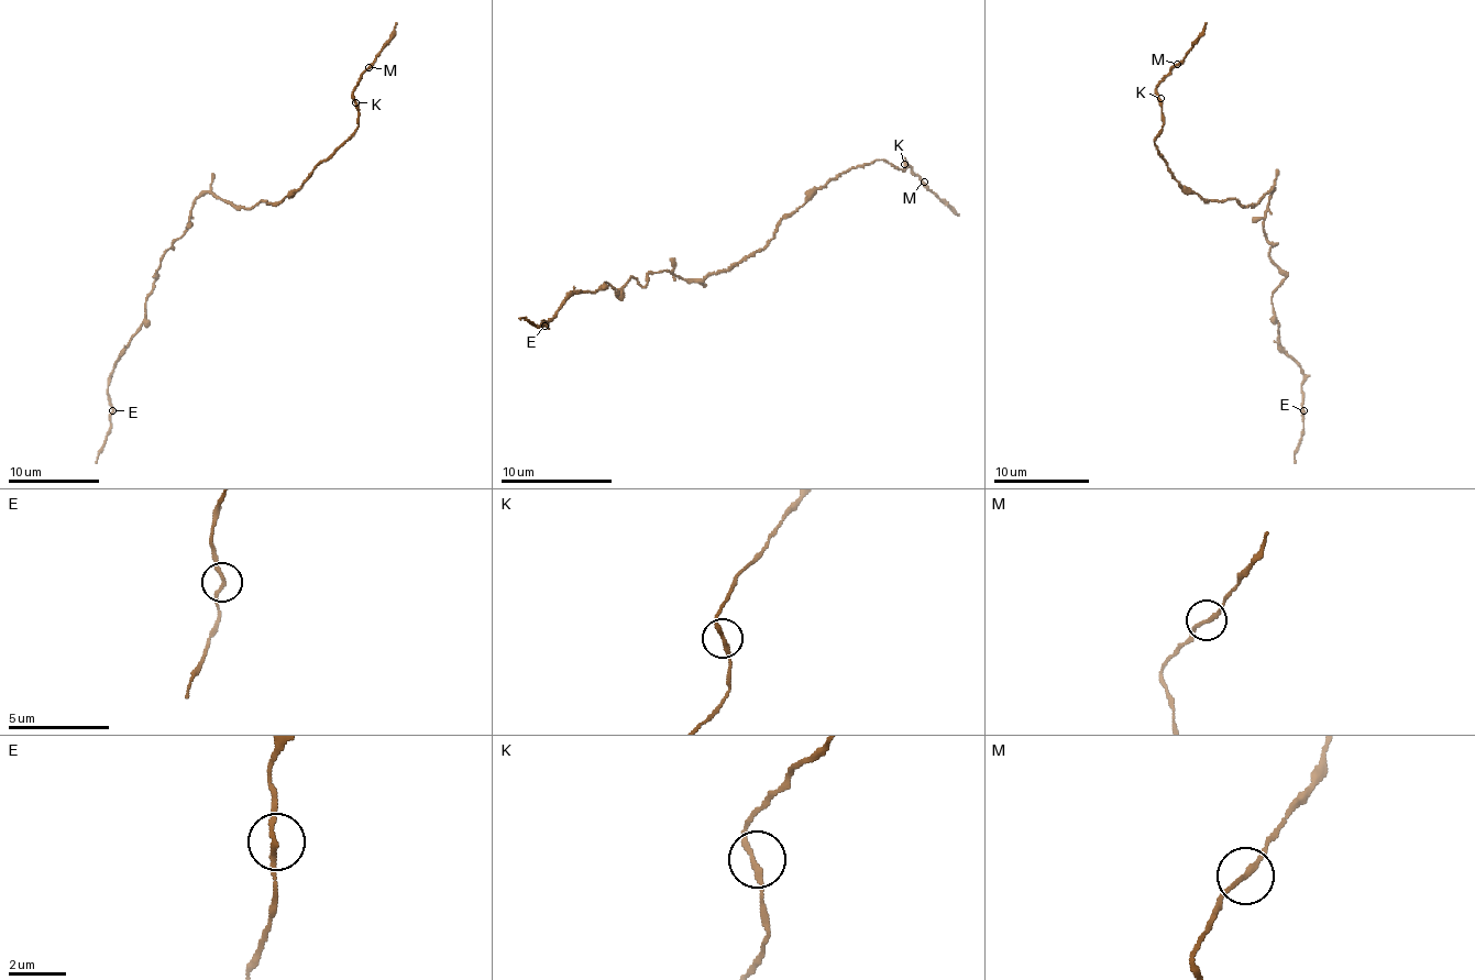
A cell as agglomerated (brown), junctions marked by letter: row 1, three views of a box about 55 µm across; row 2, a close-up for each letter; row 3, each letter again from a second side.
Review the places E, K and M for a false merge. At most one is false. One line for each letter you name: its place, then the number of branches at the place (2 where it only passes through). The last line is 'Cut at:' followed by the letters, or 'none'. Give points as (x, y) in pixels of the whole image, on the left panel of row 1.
Cut at: none

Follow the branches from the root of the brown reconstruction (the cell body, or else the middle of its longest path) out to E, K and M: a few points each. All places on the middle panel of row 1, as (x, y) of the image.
E: (706, 273), (650, 272), (644, 286), (631, 276), (619, 295), (605, 282), (596, 292), (573, 294), (545, 326)
K: (706, 273), (755, 255), (775, 227), (829, 180), (874, 161), (900, 169), (904, 164)
M: (706, 273), (755, 255), (783, 219), (854, 167), (884, 160), (903, 169), (903, 157), (923, 183)

